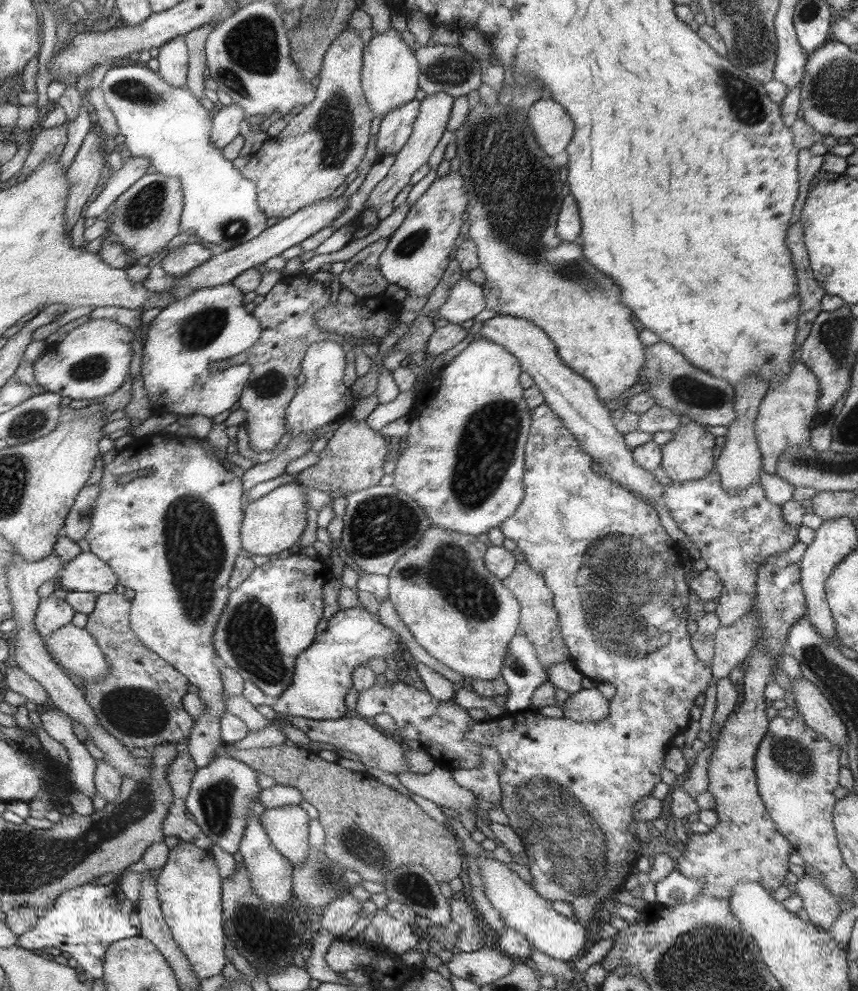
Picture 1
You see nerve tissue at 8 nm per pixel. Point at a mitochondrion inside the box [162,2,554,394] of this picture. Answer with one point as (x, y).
(251, 46)

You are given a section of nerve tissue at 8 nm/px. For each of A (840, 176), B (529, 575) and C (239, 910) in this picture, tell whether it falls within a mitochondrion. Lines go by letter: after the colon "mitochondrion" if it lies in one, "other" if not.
A: other
B: other
C: mitochondrion

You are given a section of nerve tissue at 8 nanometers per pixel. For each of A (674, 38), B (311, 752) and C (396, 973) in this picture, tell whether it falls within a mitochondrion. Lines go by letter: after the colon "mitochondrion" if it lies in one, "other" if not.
A: other
B: other
C: other

